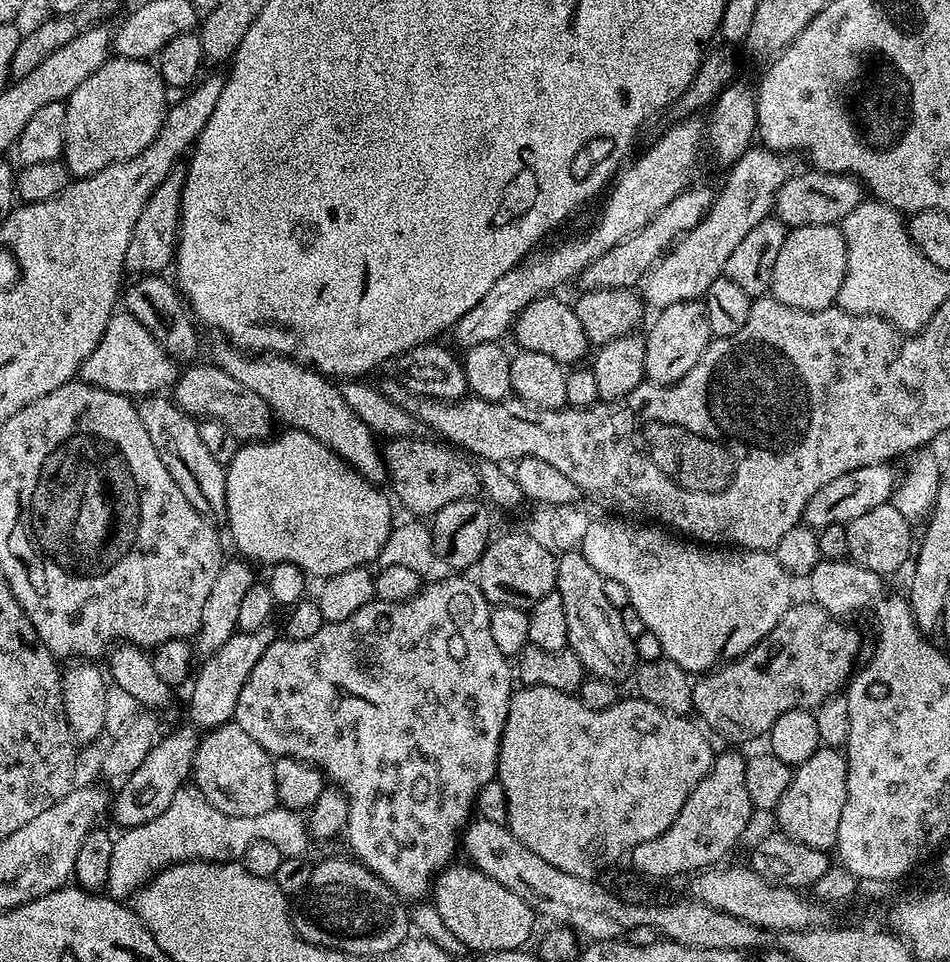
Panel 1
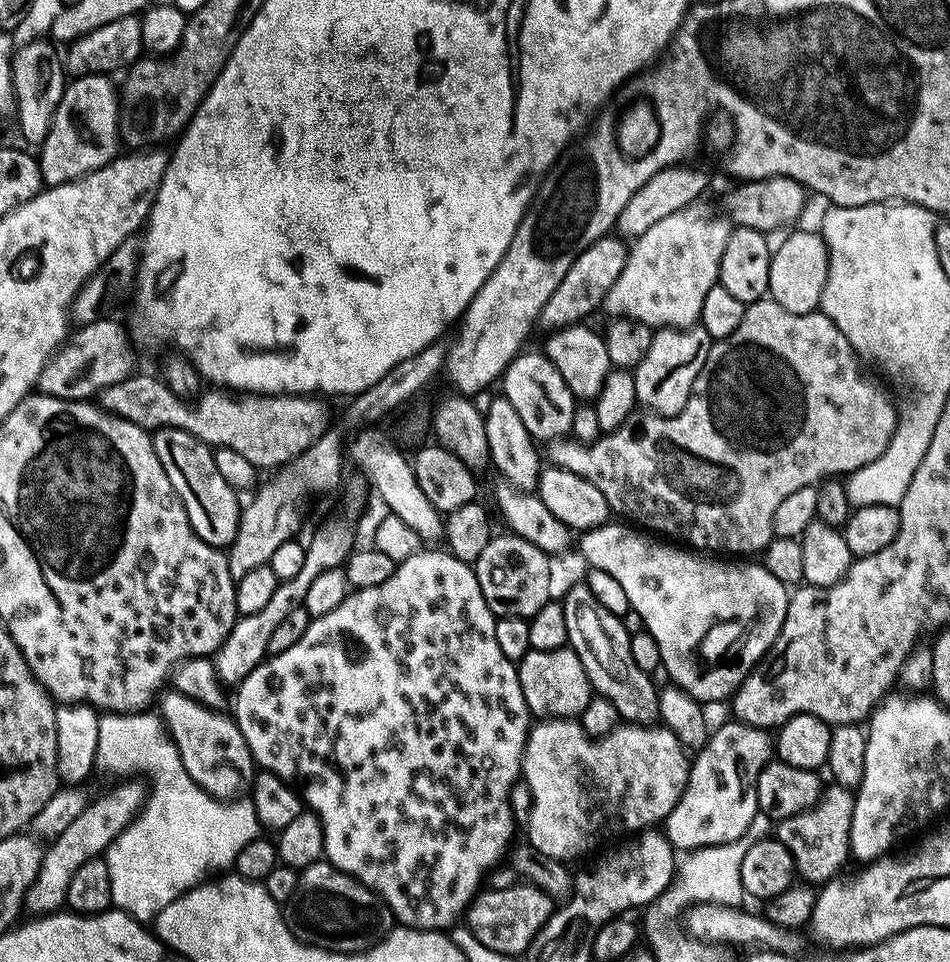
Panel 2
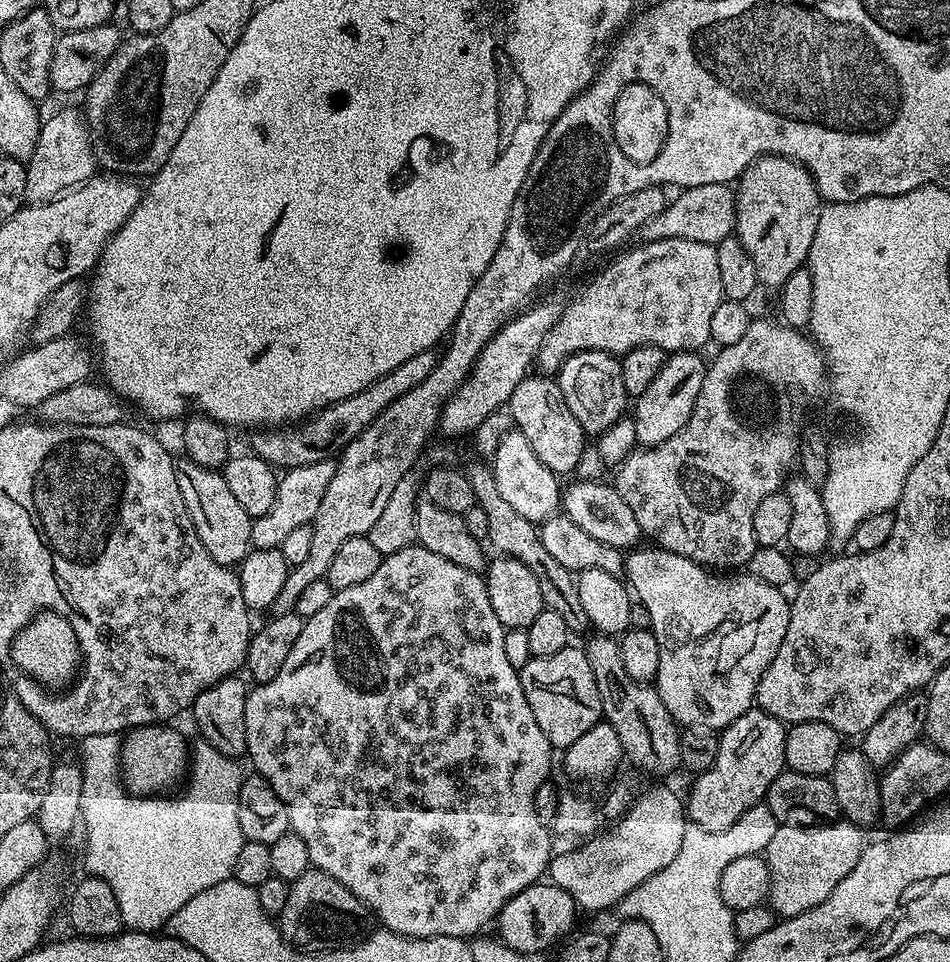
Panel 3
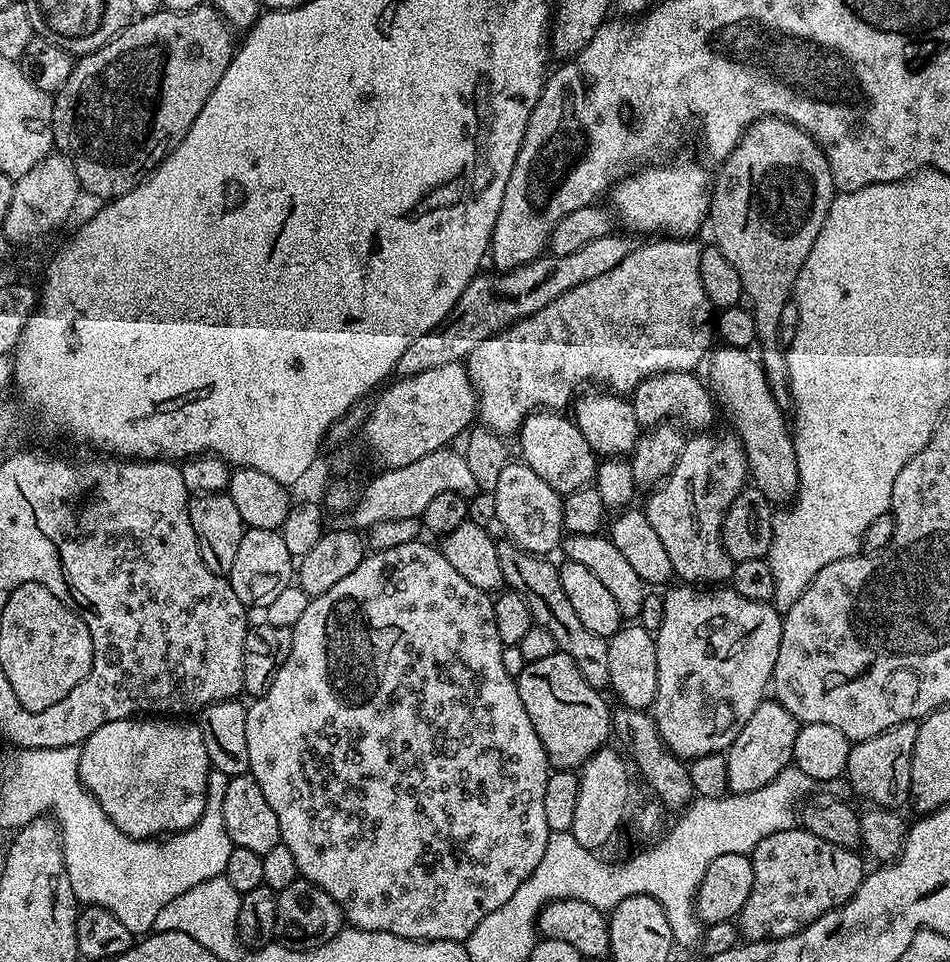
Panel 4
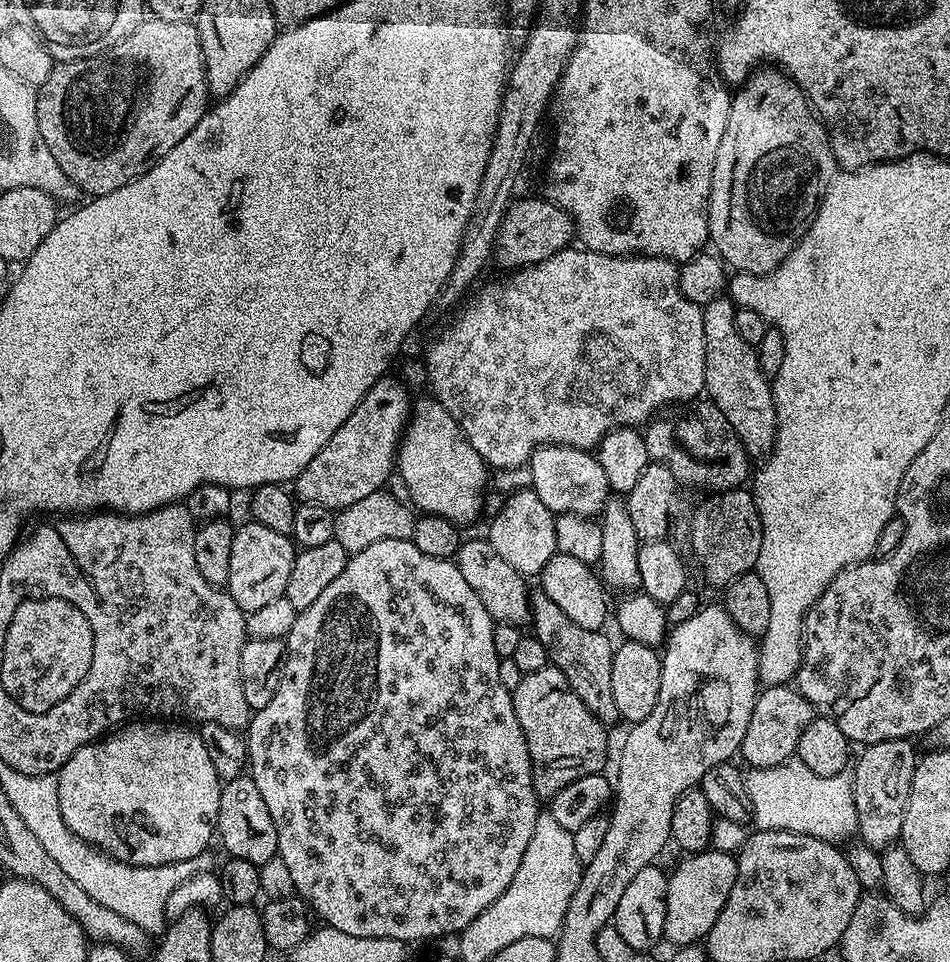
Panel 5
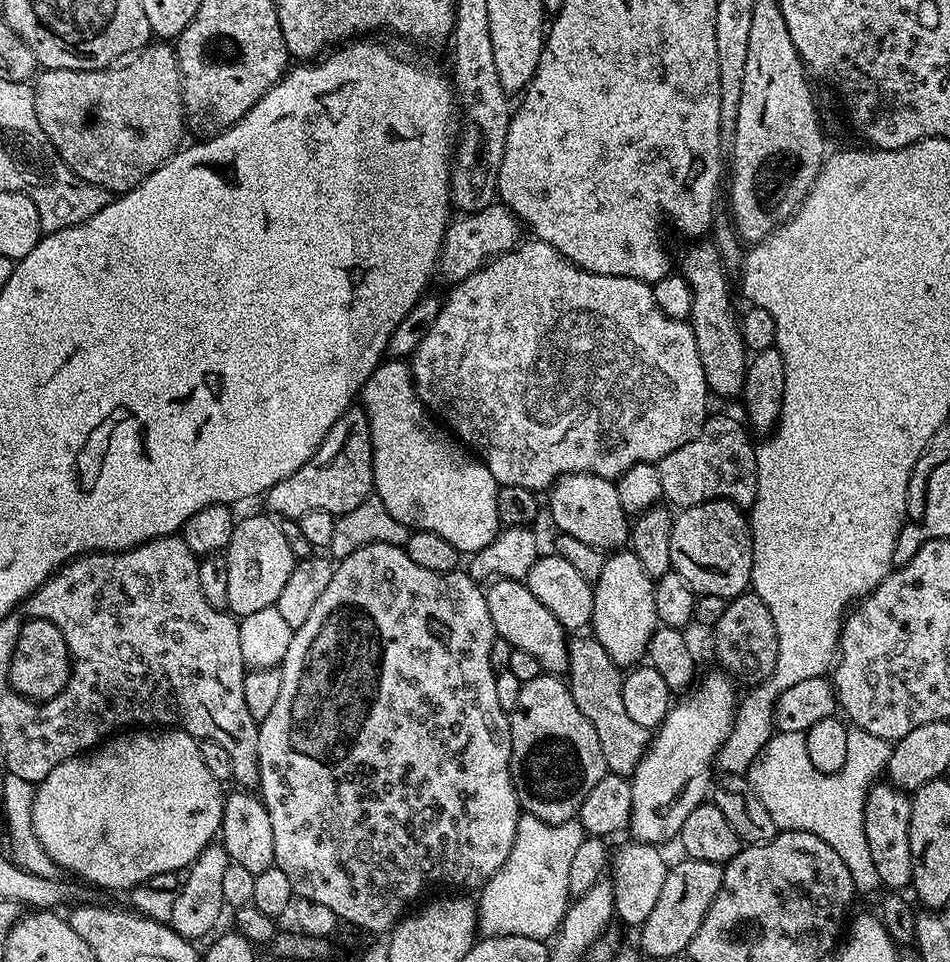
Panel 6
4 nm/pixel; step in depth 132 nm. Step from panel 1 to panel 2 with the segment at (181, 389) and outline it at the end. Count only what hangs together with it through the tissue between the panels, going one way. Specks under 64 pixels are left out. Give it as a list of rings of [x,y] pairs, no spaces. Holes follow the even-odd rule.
[[[133,374],[122,382],[114,382],[114,386],[103,388],[98,393],[98,403],[105,412],[126,418],[128,422],[134,422],[143,428],[149,430],[181,428],[194,434],[203,444],[209,445],[213,449],[229,448],[234,450],[238,454],[243,454],[258,470],[264,470],[264,468],[276,470],[289,464],[303,454],[307,448],[314,446],[314,442],[318,442],[318,438],[322,438],[322,434],[329,431],[330,428],[328,408],[323,404],[325,401],[312,394],[268,396],[265,392],[237,392],[219,386],[212,386],[207,390],[201,391],[195,397],[194,402],[189,402],[185,397],[174,394],[174,390],[170,390],[170,386],[166,386],[159,375],[139,376],[139,374]]]

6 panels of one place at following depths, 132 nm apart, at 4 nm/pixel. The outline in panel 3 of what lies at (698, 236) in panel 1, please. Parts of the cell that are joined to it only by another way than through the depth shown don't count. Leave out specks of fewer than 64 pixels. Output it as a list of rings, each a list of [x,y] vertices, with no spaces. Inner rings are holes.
[[[686,238],[649,240],[639,246],[602,269],[572,301],[565,303],[564,313],[540,348],[541,373],[559,373],[566,358],[582,350],[623,354],[649,344],[671,354],[694,352],[711,341],[710,317],[724,299],[715,247],[686,242]]]

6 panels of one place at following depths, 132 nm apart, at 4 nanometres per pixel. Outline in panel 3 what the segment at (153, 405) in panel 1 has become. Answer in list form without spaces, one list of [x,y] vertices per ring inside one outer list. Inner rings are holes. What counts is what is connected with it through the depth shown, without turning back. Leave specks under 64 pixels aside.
[[[187,458],[176,460],[178,490],[186,502],[186,510],[192,519],[194,530],[206,546],[210,558],[222,566],[238,566],[252,551],[252,522],[254,517],[246,514],[234,498],[234,493],[226,487],[226,478],[215,468],[203,468],[198,462]]]

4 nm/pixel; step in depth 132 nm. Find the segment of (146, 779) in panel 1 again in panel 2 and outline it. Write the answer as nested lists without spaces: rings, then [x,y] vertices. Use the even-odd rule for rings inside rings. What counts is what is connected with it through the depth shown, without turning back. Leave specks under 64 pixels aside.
[[[124,778],[113,784],[116,785],[109,792],[102,793],[97,800],[95,797],[86,806],[86,810],[82,810],[82,814],[78,814],[78,818],[74,818],[74,822],[70,822],[70,826],[66,826],[66,830],[62,830],[62,834],[58,834],[49,843],[52,845],[47,845],[42,866],[38,870],[38,878],[28,891],[26,908],[29,913],[47,914],[63,909],[67,887],[70,886],[75,871],[84,862],[99,857],[108,849],[114,838],[118,838],[118,834],[126,830],[126,826],[136,819],[140,809],[144,807],[150,788],[143,779]]]

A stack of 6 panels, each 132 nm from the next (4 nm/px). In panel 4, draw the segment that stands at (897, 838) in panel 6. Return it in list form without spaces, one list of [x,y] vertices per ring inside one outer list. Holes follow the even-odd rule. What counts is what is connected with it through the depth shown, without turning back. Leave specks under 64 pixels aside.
[[[907,720],[874,738],[855,741],[850,750],[846,780],[860,796],[865,796],[877,808],[899,809],[910,800],[910,762],[914,754],[914,738],[918,738],[919,723]]]

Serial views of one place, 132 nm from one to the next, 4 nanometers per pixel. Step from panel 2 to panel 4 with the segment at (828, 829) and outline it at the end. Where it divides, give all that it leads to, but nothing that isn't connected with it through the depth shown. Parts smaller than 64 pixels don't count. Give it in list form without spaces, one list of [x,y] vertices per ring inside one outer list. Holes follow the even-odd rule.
[[[793,826],[770,834],[770,838],[762,838],[750,855],[754,866],[754,886],[750,886],[750,898],[746,898],[746,906],[742,906],[738,917],[740,935],[745,941],[777,940],[801,932],[822,914],[842,907],[856,893],[866,875],[865,857],[859,851],[834,846],[834,842],[810,834],[803,826]]]

